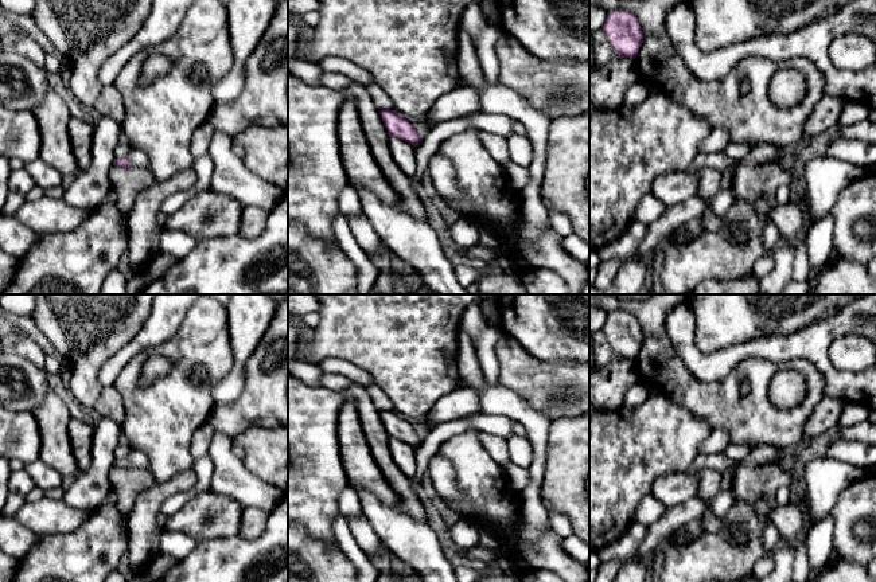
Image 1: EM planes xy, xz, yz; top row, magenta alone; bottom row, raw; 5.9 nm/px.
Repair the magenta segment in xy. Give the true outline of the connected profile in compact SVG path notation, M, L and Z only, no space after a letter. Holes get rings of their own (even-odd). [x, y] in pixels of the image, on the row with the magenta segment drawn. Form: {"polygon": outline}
{"polygon": "M132 148L129 155L122 159L114 159L113 165L120 165L120 167L139 167L139 168L148 168L148 156L144 151Z"}

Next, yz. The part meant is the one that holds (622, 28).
{"polygon": "M608 11L601 28L619 56L635 59L643 43L641 24L628 11Z"}

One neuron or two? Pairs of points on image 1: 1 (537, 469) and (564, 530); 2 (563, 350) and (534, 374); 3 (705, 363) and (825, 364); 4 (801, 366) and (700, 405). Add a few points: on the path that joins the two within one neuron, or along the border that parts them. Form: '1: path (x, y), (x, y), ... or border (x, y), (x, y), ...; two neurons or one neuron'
1: border (546, 510), (552, 526); two neurons
2: border (521, 347), (542, 362), (575, 363); two neurons
3: path (735, 354), (752, 348), (795, 348); one neuron
4: path (809, 402), (794, 417), (746, 417), (736, 413); one neuron

